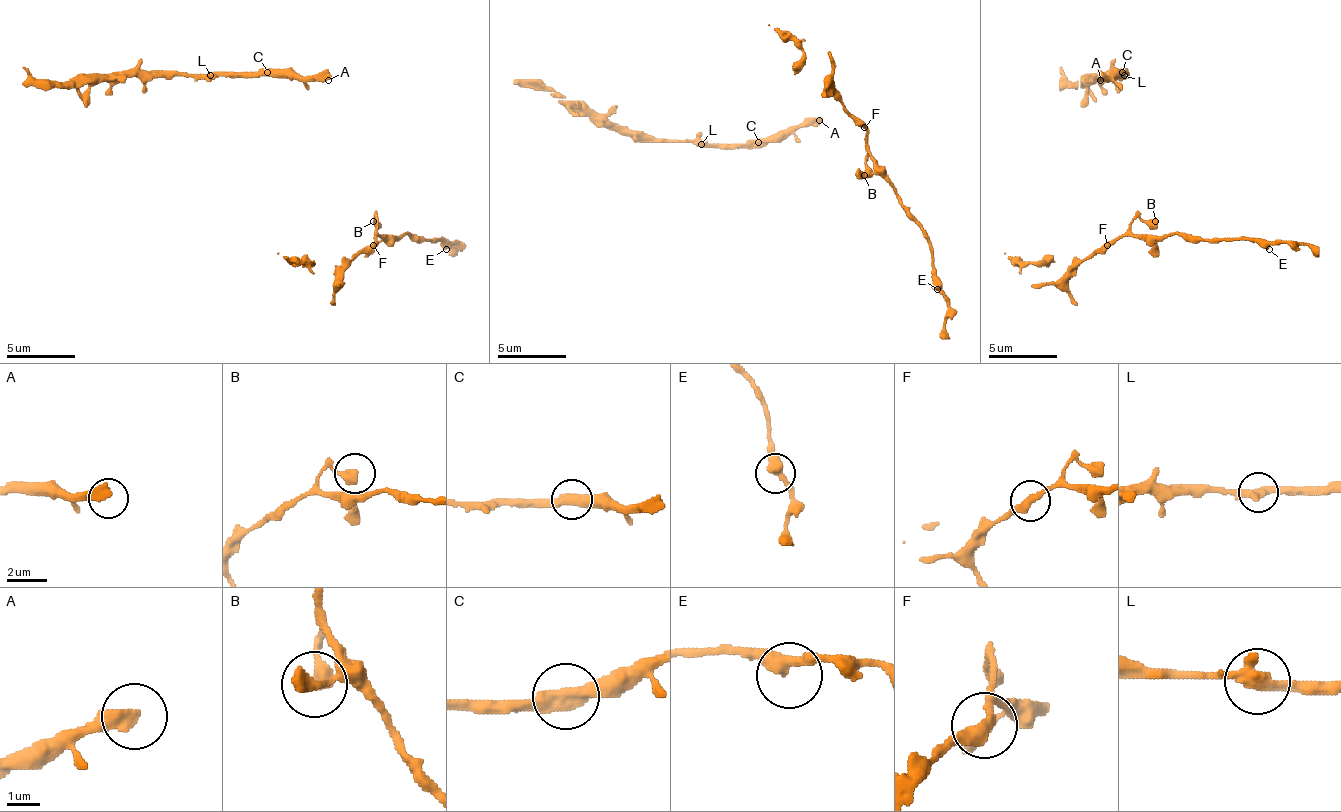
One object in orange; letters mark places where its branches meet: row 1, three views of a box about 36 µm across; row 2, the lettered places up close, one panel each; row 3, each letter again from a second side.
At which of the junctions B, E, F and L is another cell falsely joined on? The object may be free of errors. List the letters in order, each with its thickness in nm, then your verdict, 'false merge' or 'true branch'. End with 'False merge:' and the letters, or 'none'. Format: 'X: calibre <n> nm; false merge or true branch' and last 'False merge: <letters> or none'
B: calibre 460 nm; true branch
E: calibre 400 nm; true branch
F: calibre 360 nm; true branch
L: calibre 360 nm; true branch
False merge: none

